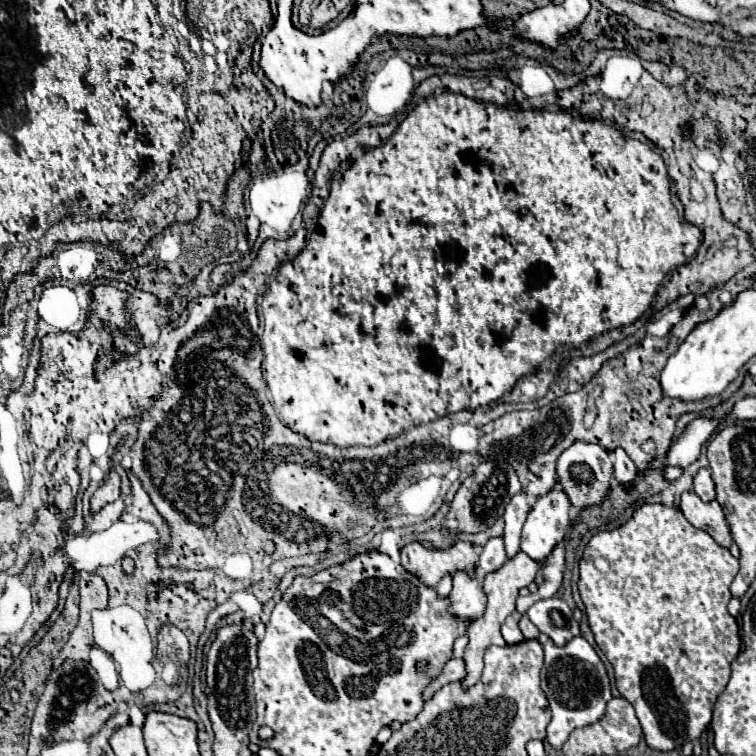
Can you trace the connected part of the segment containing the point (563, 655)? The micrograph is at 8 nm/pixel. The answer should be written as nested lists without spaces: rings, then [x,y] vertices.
[[[573,637],[567,645],[559,647],[553,641],[545,643],[545,665],[541,671],[541,689],[547,695],[553,719],[547,725],[547,741],[561,749],[569,733],[575,727],[585,727],[603,717],[605,705],[611,699],[611,685],[603,661],[595,649],[585,641],[585,637]]]

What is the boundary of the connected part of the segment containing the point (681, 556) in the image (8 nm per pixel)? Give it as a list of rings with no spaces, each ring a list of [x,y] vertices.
[[[645,503],[645,505],[641,505],[639,509],[635,509],[631,519],[627,523],[623,523],[621,527],[617,527],[613,531],[599,531],[597,535],[593,535],[591,541],[587,543],[585,551],[583,551],[581,577],[579,577],[579,595],[581,595],[581,601],[585,605],[589,627],[595,635],[597,647],[605,653],[605,657],[613,665],[615,685],[617,685],[619,693],[635,707],[637,719],[643,727],[643,737],[645,737],[647,745],[655,751],[673,751],[673,749],[681,747],[687,741],[695,741],[707,729],[707,725],[711,723],[713,705],[715,705],[717,697],[721,695],[721,691],[725,689],[725,685],[729,681],[729,675],[731,675],[731,661],[741,651],[739,625],[737,625],[735,617],[731,617],[729,611],[727,611],[727,603],[731,599],[729,587],[731,587],[737,571],[739,571],[739,559],[735,559],[729,553],[729,549],[721,547],[707,531],[693,527],[679,509],[667,507],[663,503]]]

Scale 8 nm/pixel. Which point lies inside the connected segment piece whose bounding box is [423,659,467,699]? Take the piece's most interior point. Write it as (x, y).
(455, 669)

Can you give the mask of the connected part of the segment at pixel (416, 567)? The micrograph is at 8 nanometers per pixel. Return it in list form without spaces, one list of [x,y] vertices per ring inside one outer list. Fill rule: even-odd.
[[[411,541],[401,549],[401,565],[431,587],[435,587],[445,573],[453,575],[463,569],[473,575],[477,561],[473,547],[463,541],[455,541],[447,549],[435,549],[421,541]]]

